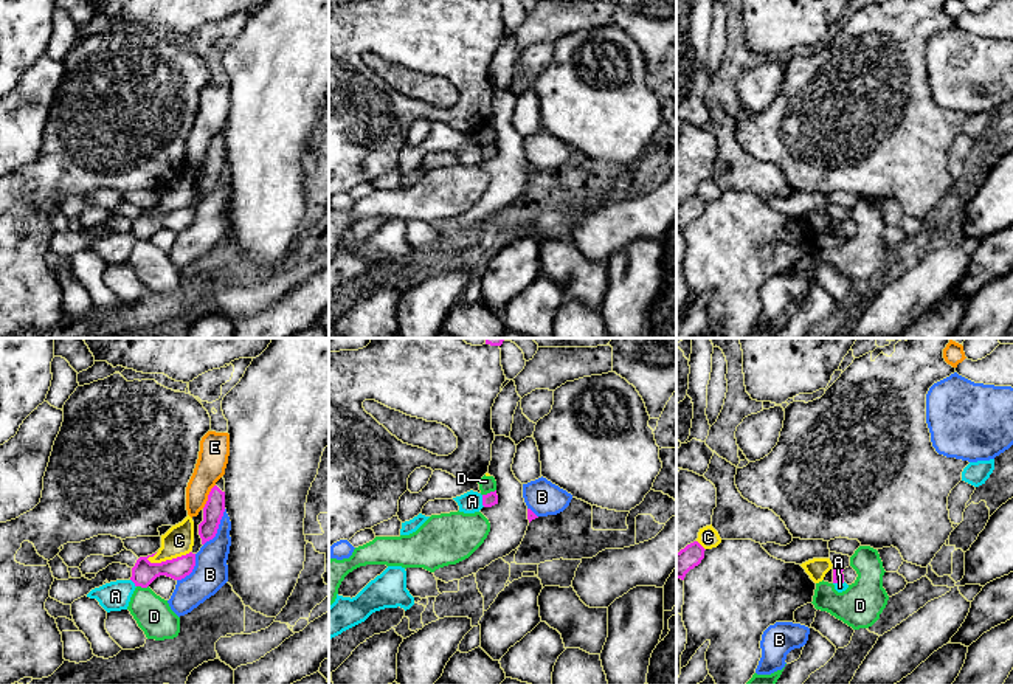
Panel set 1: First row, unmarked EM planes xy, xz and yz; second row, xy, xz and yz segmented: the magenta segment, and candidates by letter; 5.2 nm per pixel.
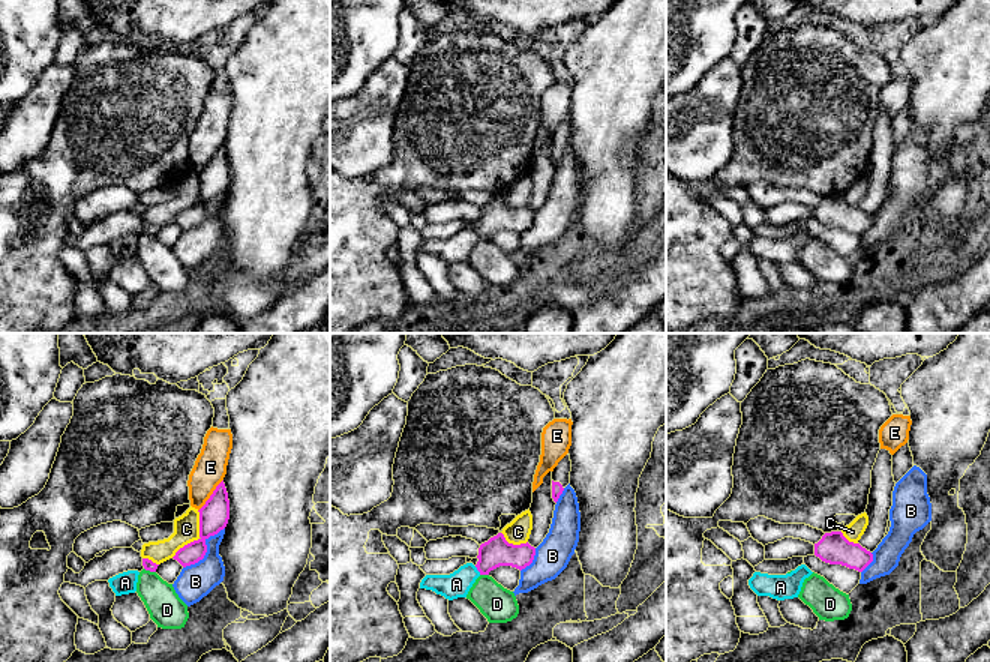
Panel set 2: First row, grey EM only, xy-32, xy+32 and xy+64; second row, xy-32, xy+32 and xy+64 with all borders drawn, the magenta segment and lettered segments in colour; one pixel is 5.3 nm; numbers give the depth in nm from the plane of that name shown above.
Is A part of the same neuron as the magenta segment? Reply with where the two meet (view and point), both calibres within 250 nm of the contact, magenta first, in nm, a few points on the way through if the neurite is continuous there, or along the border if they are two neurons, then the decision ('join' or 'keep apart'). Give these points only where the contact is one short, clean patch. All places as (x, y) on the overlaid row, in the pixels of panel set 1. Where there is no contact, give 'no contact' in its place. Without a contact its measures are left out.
xz (483, 501) | 70/110 nm | along xz (481, 495), (484, 506) | keep apart

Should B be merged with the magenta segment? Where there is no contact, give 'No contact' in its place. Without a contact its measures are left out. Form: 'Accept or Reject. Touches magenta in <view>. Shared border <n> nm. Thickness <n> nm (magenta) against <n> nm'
Reject. Touches magenta in xy. Shared border 220 nm. Thickness 110 nm (magenta) against 180 nm

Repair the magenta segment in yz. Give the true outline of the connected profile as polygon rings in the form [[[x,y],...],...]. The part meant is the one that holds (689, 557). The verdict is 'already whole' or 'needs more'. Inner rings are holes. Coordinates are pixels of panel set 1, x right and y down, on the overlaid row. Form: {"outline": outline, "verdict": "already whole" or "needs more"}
{"outline": [[[693,541],[676,552],[676,579],[684,580],[686,574],[701,563],[704,551],[698,541]]], "verdict": "already whole"}

